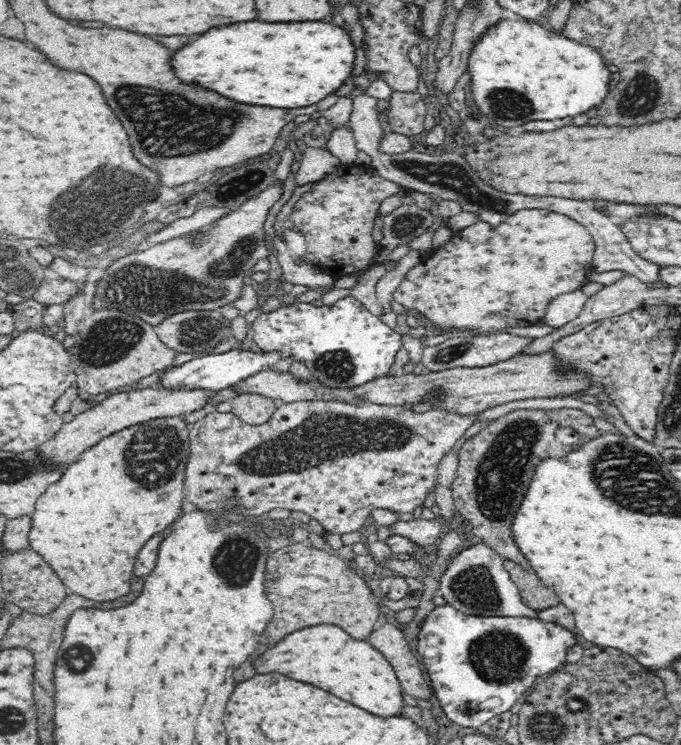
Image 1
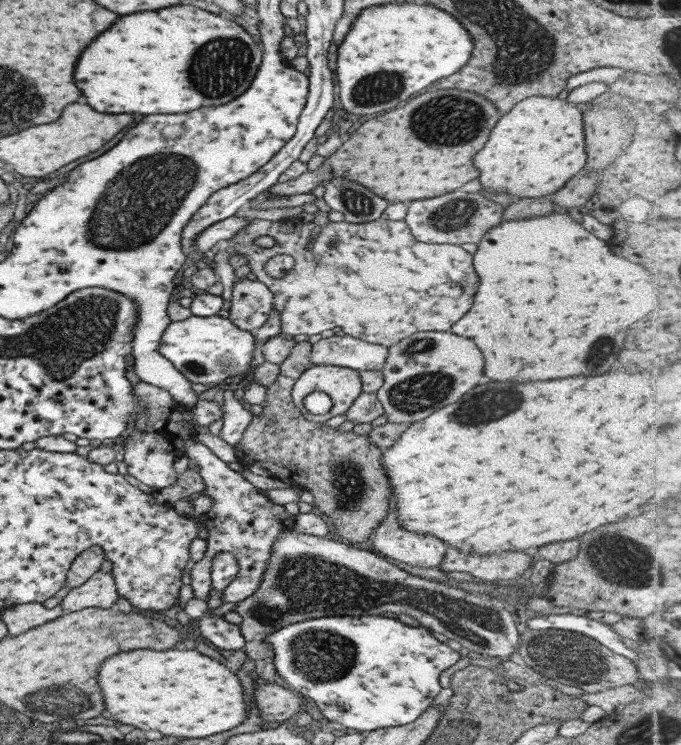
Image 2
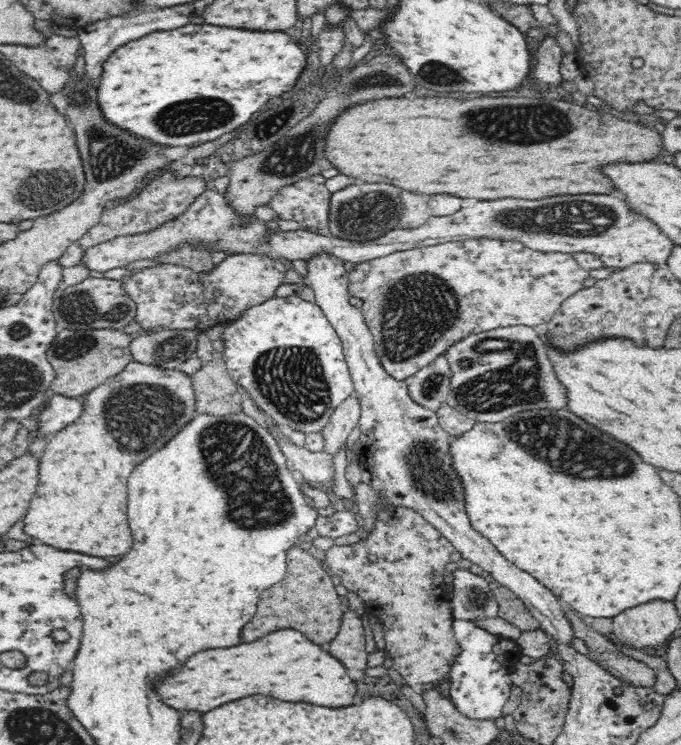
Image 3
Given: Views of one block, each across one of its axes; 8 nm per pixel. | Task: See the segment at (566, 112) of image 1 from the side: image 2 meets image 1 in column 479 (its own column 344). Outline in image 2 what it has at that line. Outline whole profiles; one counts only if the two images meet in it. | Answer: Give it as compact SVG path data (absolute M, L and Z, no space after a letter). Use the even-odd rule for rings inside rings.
M392 2L365 8L354 20L346 38L337 46L336 70L333 76L340 86L340 104L350 114L370 116L374 112L388 112L406 102L406 96L420 92L432 82L458 72L468 64L474 50L474 41L468 29L452 15L434 5Z

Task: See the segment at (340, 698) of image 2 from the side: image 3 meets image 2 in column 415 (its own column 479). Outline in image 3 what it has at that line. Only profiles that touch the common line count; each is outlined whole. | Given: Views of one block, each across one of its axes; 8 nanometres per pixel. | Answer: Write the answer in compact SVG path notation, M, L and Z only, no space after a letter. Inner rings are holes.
M453 620L453 632L460 645L460 655L449 672L449 698L458 712L473 720L496 720L502 715L502 708L512 694L511 670L521 653L516 642L502 639L479 628L473 622Z

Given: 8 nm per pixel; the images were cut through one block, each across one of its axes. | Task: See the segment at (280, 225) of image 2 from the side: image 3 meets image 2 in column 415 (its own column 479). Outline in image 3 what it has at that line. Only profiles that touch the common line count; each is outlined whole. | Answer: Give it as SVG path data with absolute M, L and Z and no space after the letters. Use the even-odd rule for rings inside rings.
M472 238L472 240L462 240L462 242L444 242L436 246L424 246L414 248L411 250L404 250L401 252L394 252L383 258L376 258L375 260L362 262L356 264L351 272L348 272L348 292L350 296L355 296L363 300L361 306L362 314L364 315L366 324L372 336L374 337L374 344L376 355L382 363L382 368L386 373L392 375L394 379L405 381L406 378L418 372L423 366L430 364L437 356L444 355L444 352L460 342L462 338L470 336L470 334L480 334L480 332L488 332L494 328L502 328L502 326L514 326L514 324L522 324L526 326L538 326L544 322L550 322L550 319L556 314L558 308L562 306L562 302L566 298L570 298L572 294L576 294L578 290L584 288L584 280L590 276L589 271L584 270L573 254L560 252L537 252L530 250L526 246L522 246L520 242L514 240L490 240L490 238Z

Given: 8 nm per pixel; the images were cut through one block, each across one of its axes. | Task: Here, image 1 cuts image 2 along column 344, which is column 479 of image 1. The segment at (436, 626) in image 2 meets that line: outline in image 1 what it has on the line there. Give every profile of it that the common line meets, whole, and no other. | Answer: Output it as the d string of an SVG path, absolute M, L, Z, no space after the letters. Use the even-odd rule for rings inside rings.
M478 543L465 548L450 560L439 577L438 593L456 610L476 617L502 616L537 618L537 611L522 603L522 596L505 569L503 557L487 544Z

